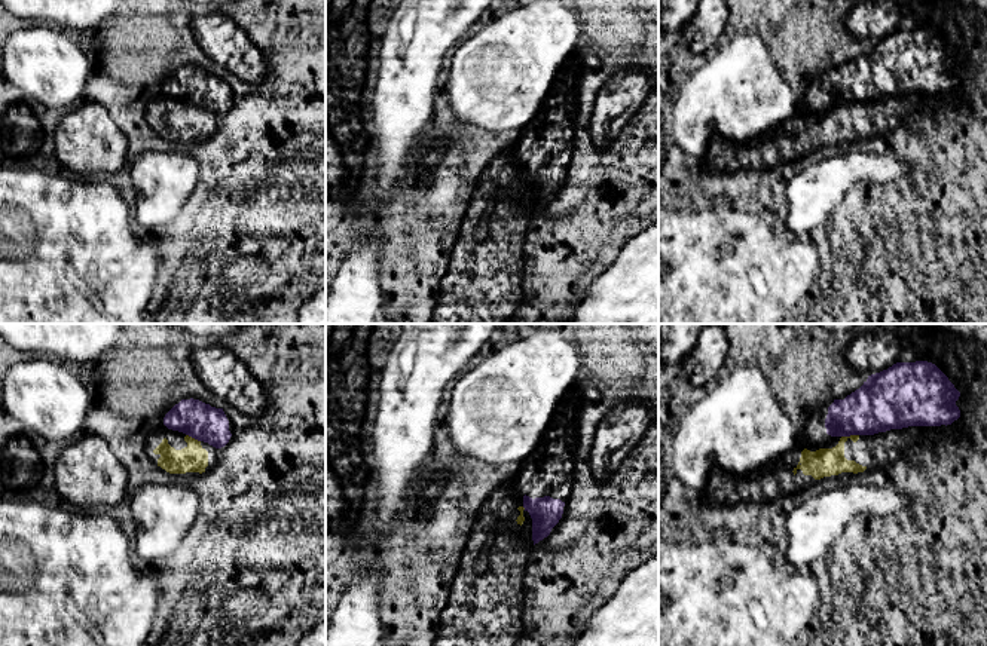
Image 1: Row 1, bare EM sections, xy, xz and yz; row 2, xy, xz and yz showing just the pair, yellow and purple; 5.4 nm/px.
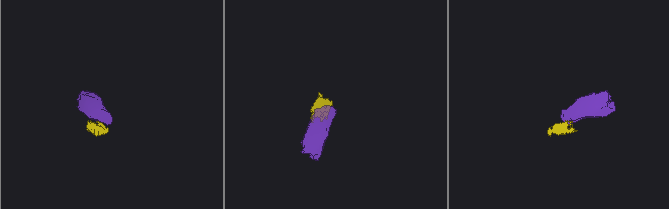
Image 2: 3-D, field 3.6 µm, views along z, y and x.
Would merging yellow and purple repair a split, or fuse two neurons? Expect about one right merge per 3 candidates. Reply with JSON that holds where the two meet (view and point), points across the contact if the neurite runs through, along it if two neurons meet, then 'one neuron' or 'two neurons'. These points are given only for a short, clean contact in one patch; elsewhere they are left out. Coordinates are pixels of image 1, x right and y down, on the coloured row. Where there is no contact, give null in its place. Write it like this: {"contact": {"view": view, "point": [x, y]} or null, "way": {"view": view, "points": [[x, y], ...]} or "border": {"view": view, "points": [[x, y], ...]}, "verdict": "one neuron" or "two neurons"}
{"contact": {"view": "yz", "point": [850, 435]}, "border": {"view": "yz", "points": [[858, 434], [842, 437]]}, "verdict": "two neurons"}

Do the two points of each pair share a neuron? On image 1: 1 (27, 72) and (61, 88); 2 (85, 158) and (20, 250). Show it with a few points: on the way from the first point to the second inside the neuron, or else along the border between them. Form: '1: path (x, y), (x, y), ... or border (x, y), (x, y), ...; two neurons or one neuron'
1: path (36, 72), (45, 72), (52, 79); one neuron
2: border (79, 175), (94, 178); two neurons

